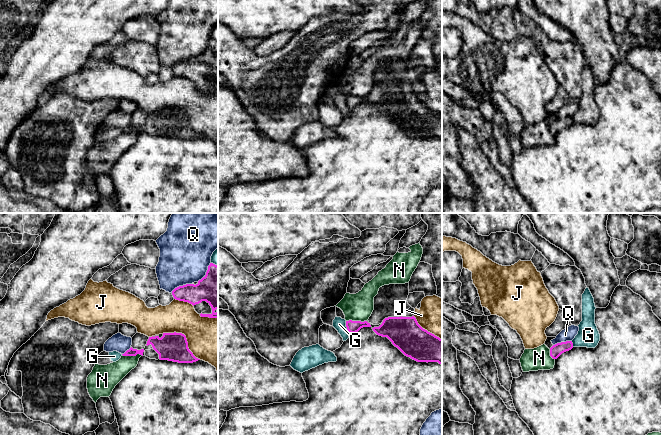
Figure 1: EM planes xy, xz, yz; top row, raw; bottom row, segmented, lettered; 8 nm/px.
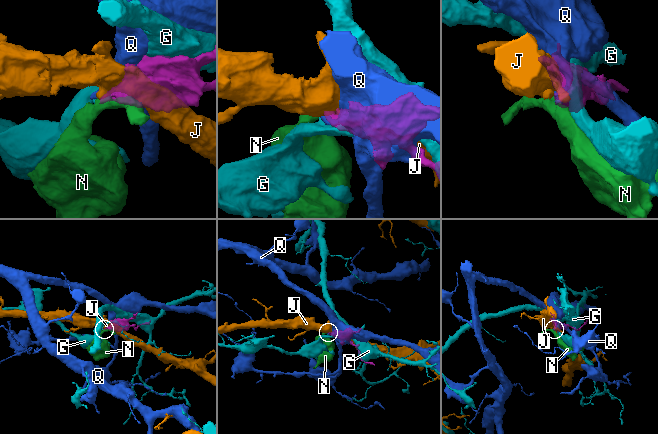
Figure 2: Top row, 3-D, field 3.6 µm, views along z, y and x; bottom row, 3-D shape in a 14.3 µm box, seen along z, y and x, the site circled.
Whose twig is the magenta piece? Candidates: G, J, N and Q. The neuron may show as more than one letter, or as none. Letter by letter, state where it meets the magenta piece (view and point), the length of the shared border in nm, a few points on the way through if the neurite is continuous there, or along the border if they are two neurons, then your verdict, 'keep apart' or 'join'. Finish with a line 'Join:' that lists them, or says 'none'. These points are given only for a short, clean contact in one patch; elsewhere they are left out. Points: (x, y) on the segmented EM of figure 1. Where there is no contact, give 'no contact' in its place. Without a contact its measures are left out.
G: meets magenta in xz at (346, 326); contact 110 nm long; keep apart
J: meets magenta in xy at (185, 337); contact 380 nm long; keep apart
N: meets magenta in xz at (356, 321); contact 170 nm long; border along xz (346, 320), (366, 321); keep apart
Q: meets magenta in xy at (181, 286); contact 180 nm long; keep apart
Join: none

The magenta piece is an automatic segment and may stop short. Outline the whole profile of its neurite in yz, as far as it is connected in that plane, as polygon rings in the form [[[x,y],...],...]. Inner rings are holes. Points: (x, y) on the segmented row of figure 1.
[[[572,341],[557,343],[550,348],[550,356],[553,359],[557,359],[562,353],[569,351],[572,348],[573,348]]]

